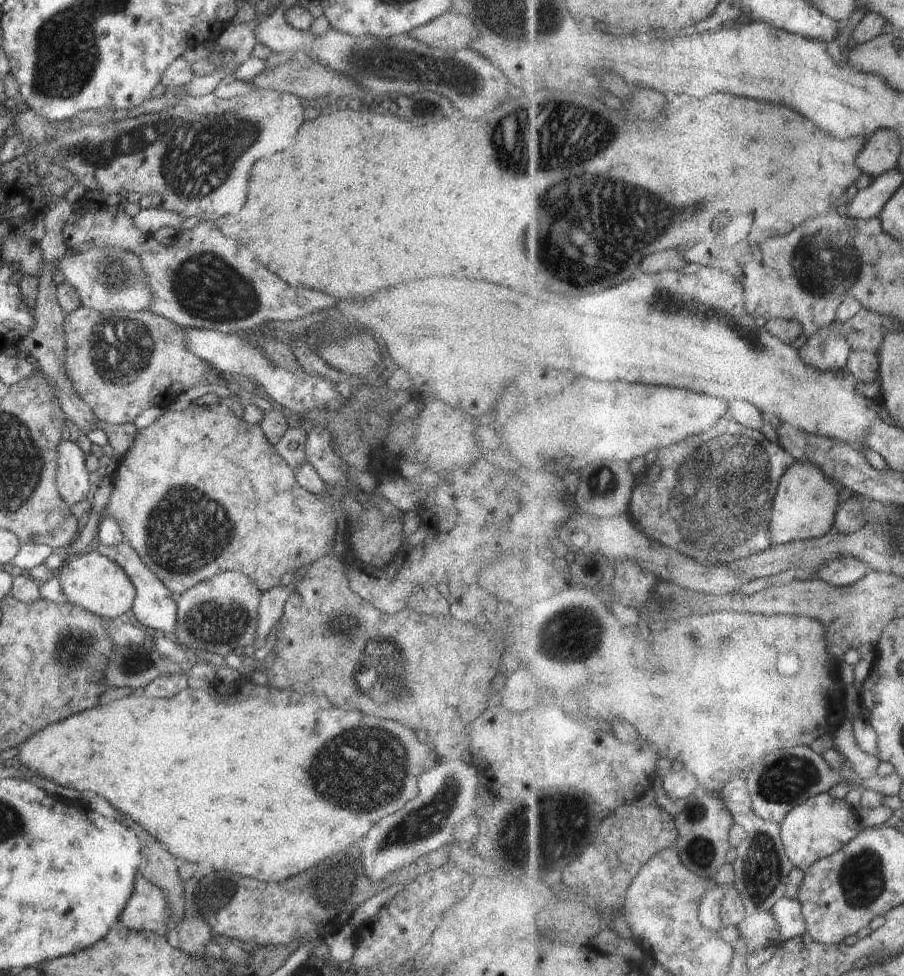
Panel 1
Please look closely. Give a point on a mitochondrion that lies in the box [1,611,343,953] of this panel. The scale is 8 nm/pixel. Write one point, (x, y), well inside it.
(71, 647)

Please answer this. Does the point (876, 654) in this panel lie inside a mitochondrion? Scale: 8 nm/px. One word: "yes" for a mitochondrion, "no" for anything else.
no

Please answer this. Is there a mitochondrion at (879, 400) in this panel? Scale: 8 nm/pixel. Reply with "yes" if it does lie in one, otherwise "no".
no

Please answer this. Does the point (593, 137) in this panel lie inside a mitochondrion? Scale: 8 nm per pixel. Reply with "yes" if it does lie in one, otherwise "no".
yes

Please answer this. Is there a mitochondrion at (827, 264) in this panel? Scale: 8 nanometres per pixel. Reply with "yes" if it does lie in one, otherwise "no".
yes

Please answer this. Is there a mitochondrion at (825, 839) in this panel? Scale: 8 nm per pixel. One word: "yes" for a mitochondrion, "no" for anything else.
no

